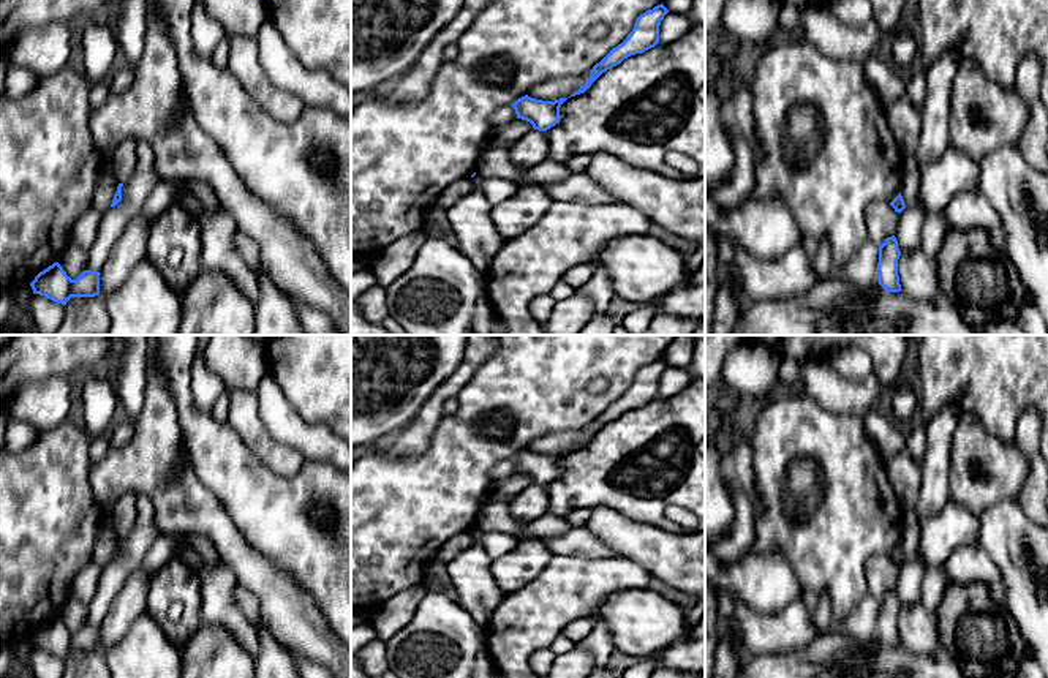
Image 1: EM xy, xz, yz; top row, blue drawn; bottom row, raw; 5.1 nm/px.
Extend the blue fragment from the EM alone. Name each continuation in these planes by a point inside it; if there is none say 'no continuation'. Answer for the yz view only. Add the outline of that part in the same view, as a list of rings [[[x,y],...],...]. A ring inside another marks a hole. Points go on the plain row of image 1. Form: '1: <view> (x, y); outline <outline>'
no continuation

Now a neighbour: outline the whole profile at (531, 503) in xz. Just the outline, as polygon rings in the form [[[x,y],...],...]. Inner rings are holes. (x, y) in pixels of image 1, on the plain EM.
[[[531,484],[509,501],[509,512],[523,523],[549,514],[549,495],[545,485]]]

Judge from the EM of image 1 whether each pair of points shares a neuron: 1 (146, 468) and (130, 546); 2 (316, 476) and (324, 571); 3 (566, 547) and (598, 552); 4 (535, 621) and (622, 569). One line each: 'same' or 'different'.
1: different
2: same
3: same
4: same

